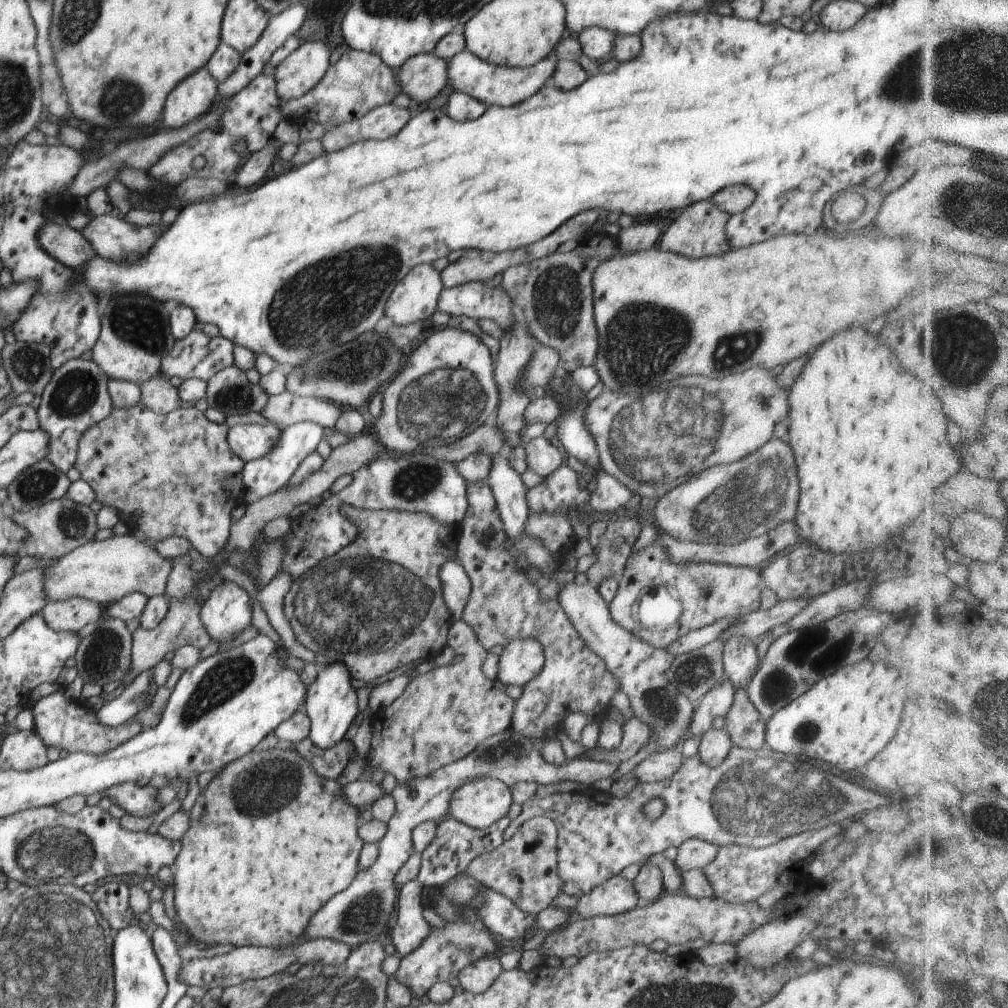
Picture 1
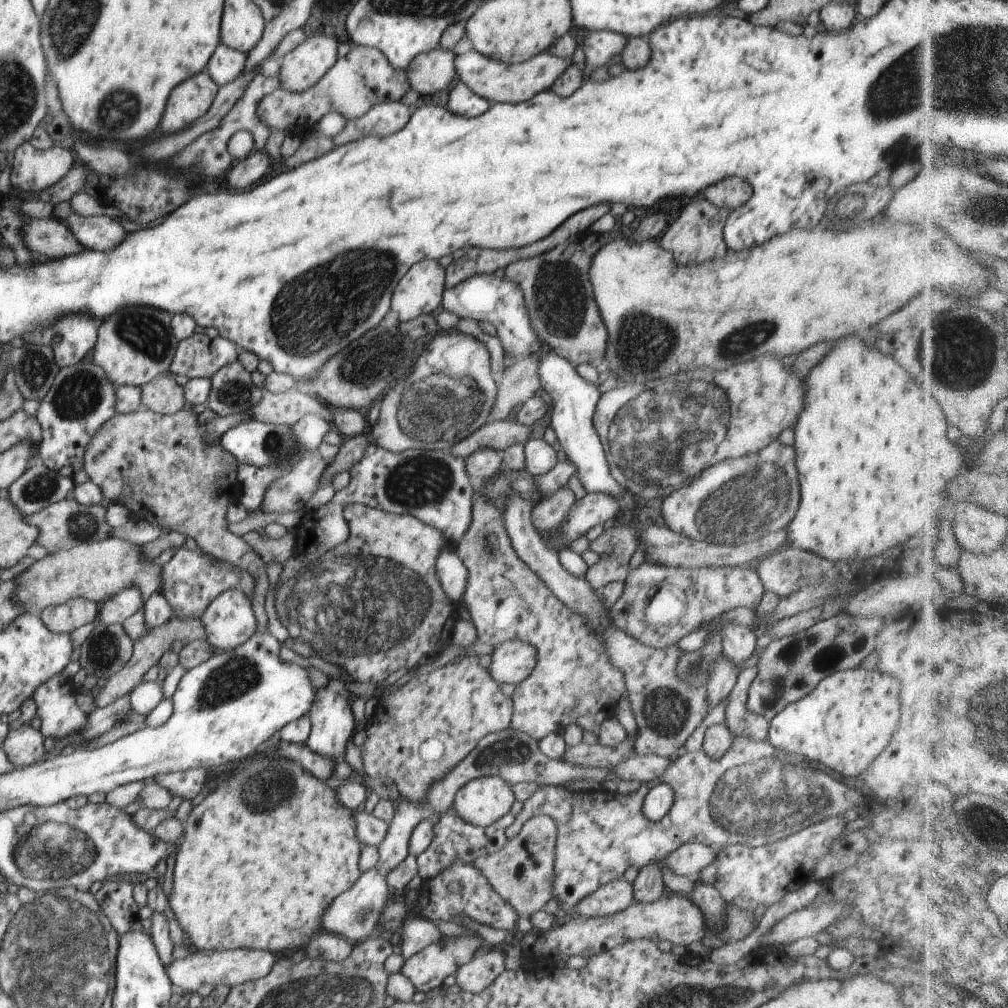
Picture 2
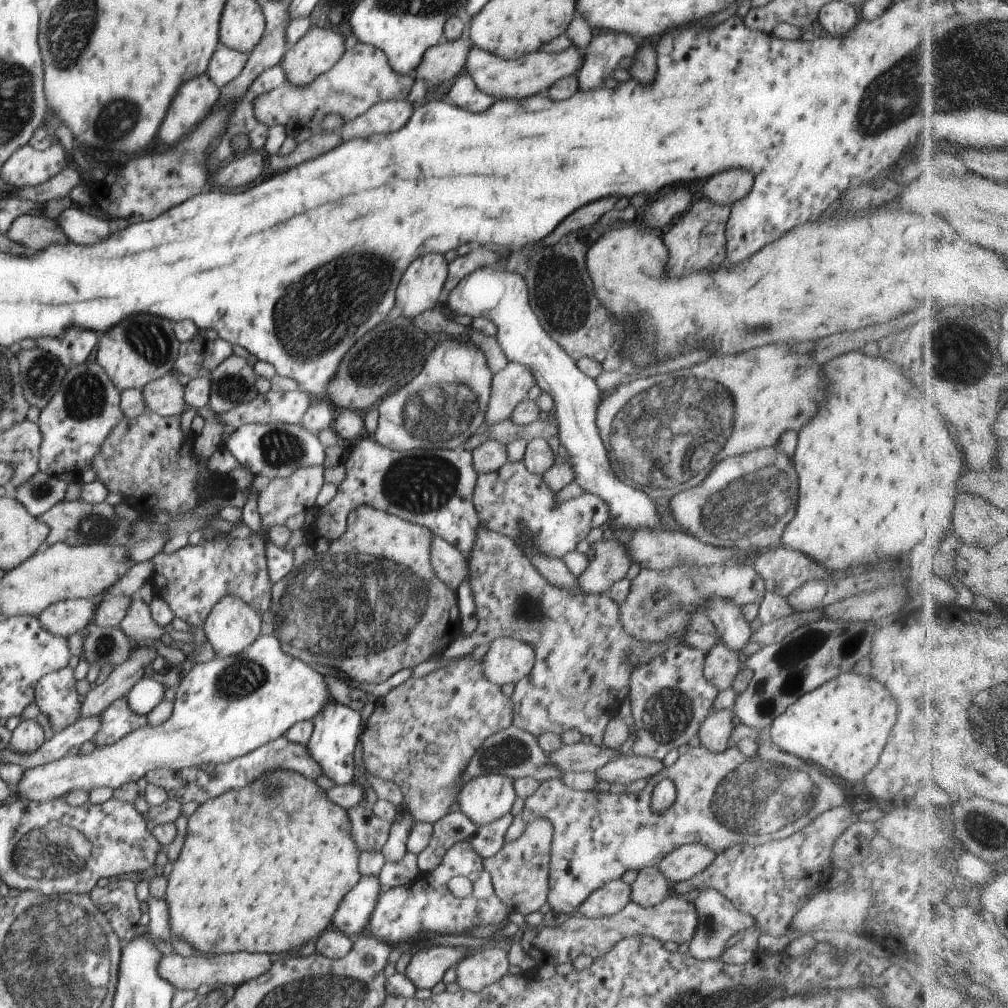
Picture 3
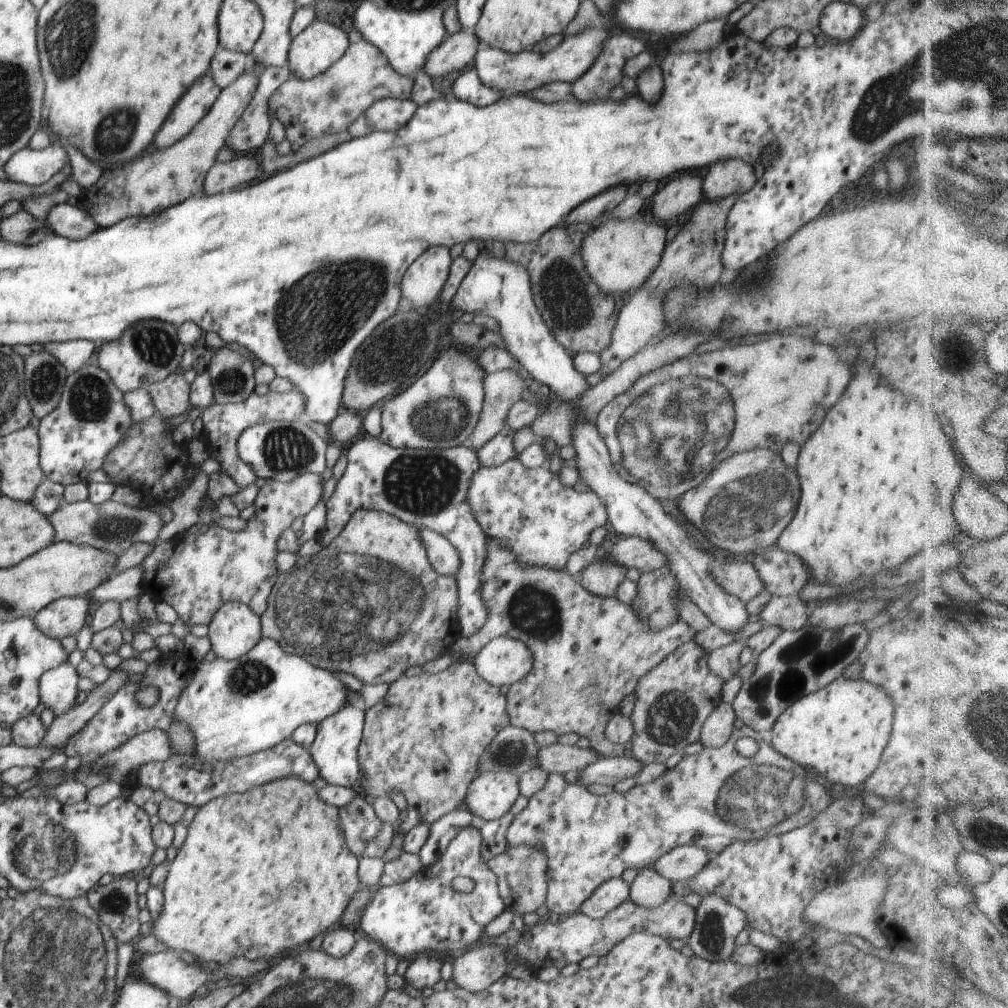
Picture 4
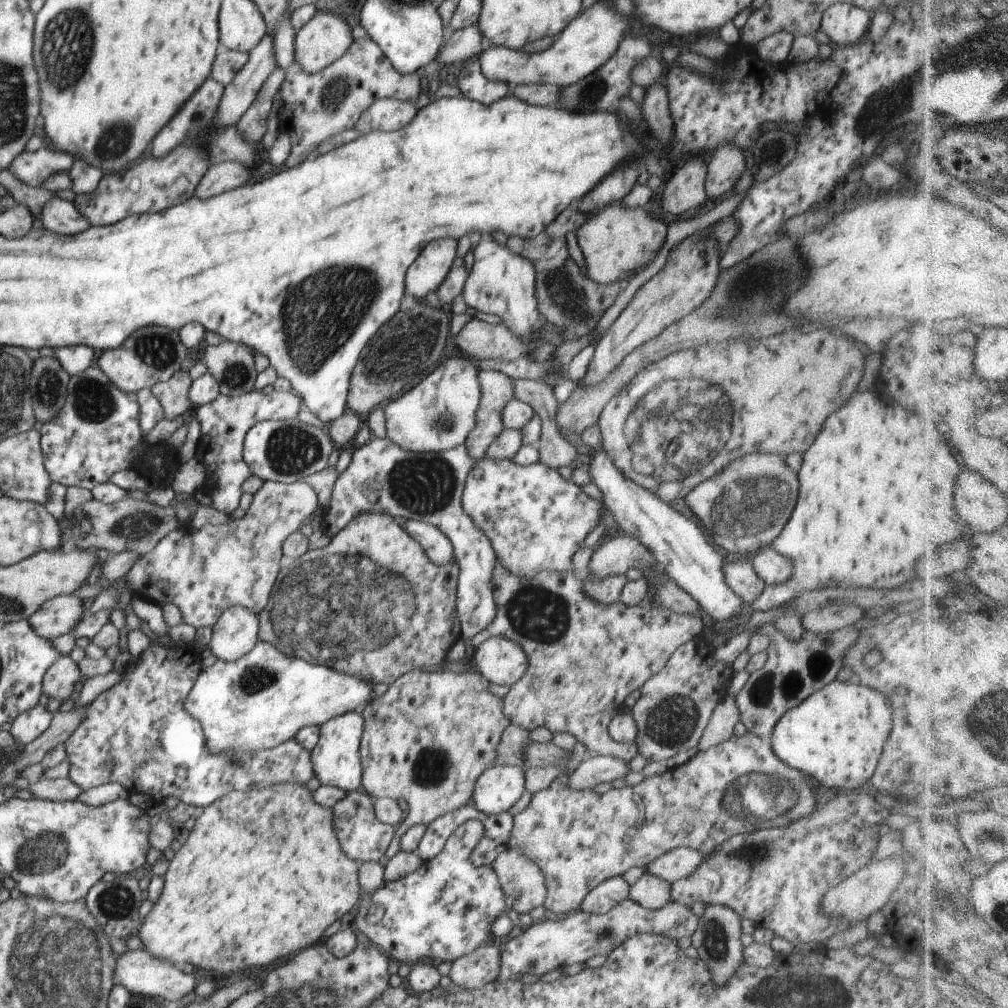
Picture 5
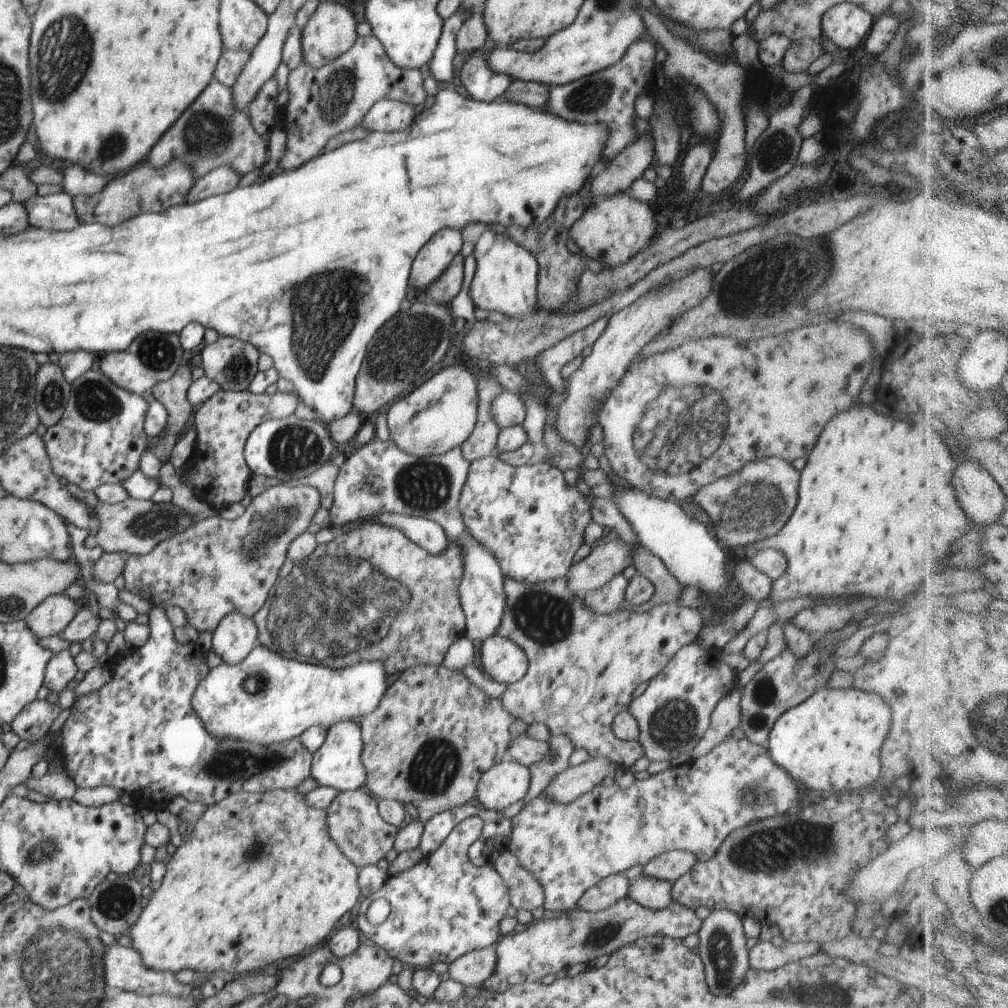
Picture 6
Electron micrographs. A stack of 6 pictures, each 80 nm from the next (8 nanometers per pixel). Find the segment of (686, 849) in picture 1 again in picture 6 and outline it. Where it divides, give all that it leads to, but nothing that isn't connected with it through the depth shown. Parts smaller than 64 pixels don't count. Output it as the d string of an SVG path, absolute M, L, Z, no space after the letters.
M676 849L652 858L644 866L641 874L648 876L648 878L666 880L673 884L680 876L690 872L696 862L696 857L692 852Z

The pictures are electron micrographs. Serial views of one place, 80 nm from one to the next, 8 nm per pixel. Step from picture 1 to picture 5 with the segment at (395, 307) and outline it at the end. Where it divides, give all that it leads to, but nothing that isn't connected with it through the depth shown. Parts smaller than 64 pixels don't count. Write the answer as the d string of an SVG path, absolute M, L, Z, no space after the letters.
M457 240L430 242L422 254L408 267L405 274L405 292L420 302L430 292L436 292L447 277L456 258Z

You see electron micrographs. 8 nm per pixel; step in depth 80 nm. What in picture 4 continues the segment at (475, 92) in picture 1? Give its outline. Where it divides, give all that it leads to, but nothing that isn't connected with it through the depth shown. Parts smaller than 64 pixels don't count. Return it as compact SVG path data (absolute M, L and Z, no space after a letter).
M588 27L581 33L565 36L560 46L556 46L554 51L539 53L532 50L523 51L517 54L508 54L498 48L478 48L473 61L473 68L476 68L480 81L484 86L494 88L503 94L511 93L525 95L526 92L540 88L556 82L573 84L584 76L590 66L594 66L594 60L602 54L602 44L608 40L611 31L607 29Z

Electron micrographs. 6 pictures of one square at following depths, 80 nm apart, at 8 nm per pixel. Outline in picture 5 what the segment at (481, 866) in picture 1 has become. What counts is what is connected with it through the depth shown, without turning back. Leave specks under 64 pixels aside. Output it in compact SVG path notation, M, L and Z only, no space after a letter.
M504 848L492 861L491 867L499 878L507 910L512 909L521 915L545 903L547 888L544 873L529 856Z

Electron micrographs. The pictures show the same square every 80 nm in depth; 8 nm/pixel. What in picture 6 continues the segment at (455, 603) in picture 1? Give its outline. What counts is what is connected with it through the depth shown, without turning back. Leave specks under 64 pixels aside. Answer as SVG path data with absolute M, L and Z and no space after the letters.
M380 514L377 518L358 518L354 522L348 522L346 526L342 526L337 532L346 534L350 532L352 528L364 524L364 522L378 522L384 524L384 526L390 526L390 528L396 528L400 530L409 540L412 540L418 546L428 550L430 554L442 554L446 552L448 548L449 539L445 534L444 528L425 517L406 516L406 514Z

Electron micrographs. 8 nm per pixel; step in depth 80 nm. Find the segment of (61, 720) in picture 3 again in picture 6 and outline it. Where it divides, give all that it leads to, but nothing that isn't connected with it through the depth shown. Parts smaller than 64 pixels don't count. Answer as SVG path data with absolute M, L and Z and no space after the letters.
M68 649L62 650L50 658L50 662L46 666L43 685L52 692L60 694L65 688L72 686L76 674L78 672L75 658Z

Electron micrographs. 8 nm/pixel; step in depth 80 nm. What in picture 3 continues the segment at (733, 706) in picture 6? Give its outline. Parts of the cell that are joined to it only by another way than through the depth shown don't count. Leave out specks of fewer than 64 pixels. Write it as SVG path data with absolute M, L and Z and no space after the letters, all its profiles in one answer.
M729 709L713 711L700 726L698 735L701 747L710 752L724 752L735 728L734 717Z

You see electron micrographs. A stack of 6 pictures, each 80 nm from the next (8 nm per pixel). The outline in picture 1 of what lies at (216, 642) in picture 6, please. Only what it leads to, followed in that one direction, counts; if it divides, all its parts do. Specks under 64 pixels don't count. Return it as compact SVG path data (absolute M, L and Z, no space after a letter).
M222 580L201 604L199 617L212 640L228 647L252 623L252 600L235 582Z

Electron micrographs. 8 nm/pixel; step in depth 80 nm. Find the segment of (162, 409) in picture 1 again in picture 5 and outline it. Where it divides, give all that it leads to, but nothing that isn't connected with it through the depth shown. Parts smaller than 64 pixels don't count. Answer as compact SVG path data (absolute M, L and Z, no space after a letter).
M175 372L168 380L160 381L151 388L152 394L162 405L165 418L182 416L186 410L194 408L189 397L192 380L187 372Z

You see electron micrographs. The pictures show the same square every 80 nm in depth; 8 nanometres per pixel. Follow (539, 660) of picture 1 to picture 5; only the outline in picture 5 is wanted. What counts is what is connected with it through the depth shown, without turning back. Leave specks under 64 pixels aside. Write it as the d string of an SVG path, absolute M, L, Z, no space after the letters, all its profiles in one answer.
M506 637L485 640L474 653L476 670L492 684L512 686L529 667L524 649Z

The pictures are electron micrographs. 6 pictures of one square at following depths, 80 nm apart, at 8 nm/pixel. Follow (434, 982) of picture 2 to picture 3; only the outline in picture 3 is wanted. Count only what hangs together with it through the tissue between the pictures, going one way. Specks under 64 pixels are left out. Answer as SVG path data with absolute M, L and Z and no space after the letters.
M427 945L418 948L406 968L406 977L416 989L432 989L449 968L456 967L462 949L445 945Z

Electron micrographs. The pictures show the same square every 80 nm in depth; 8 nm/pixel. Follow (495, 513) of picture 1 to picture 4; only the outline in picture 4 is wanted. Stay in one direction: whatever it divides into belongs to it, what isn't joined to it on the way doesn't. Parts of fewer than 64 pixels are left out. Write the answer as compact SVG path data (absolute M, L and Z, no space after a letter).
M488 538L488 554L480 574L482 600L488 608L488 618L484 626L473 636L454 642L451 655L478 655L490 640L510 637L526 644L533 658L532 671L522 680L512 684L506 695L506 712L509 724L524 728L530 733L549 731L557 737L574 733L590 741L590 748L601 757L623 757L626 747L613 744L606 738L606 728L612 718L620 712L620 702L630 696L638 686L638 680L656 668L680 645L693 641L696 632L684 620L676 620L661 631L649 627L648 618L640 615L631 605L626 605L616 597L600 598L587 592L576 577L563 569L550 570L546 567L520 568L514 552Z

